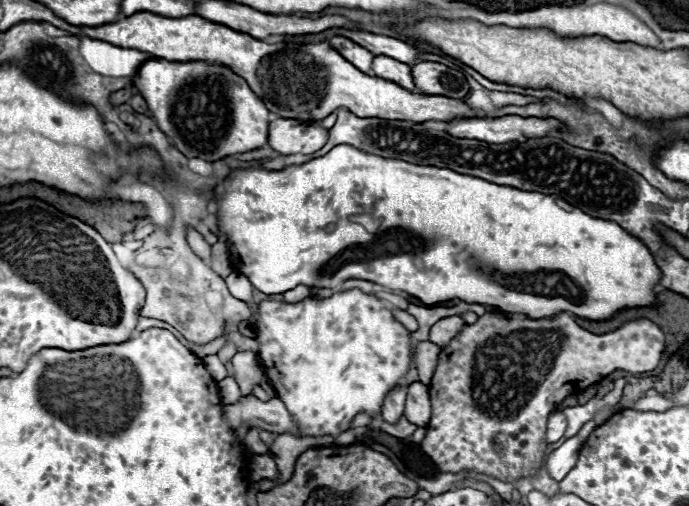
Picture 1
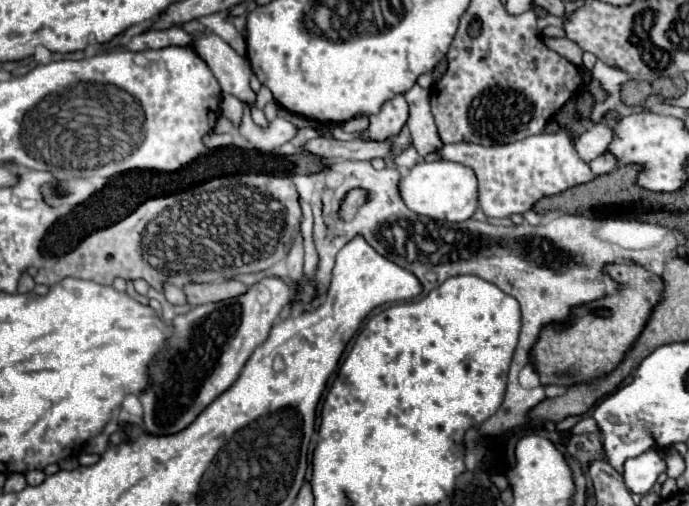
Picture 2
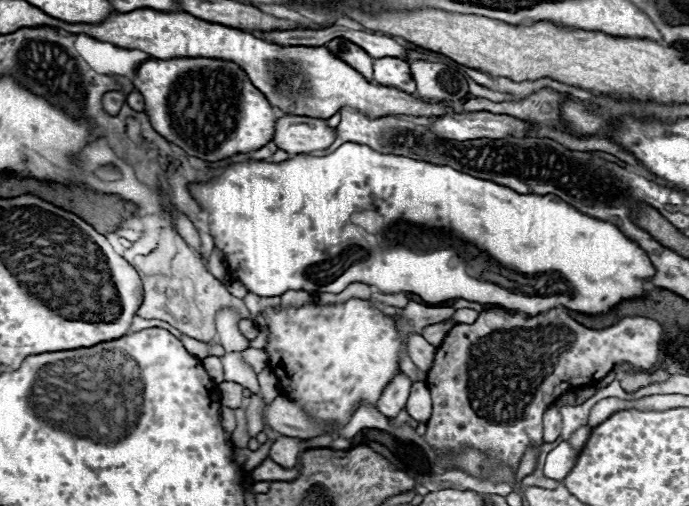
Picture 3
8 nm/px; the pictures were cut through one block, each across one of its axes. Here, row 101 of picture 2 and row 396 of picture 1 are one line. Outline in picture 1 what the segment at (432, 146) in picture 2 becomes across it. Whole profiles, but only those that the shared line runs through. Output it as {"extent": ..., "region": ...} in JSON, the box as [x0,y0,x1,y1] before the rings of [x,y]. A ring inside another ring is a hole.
{"extent":[404,382,430,426],"region":[[[412,382],[408,386],[404,416],[416,426],[428,424],[428,420],[430,420],[430,396],[428,396],[428,386],[424,386],[422,382]]]}

